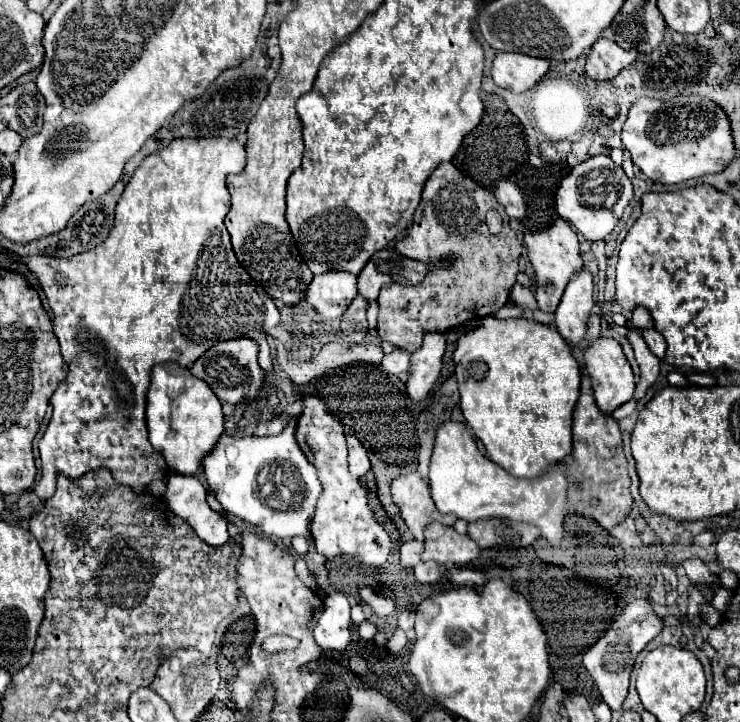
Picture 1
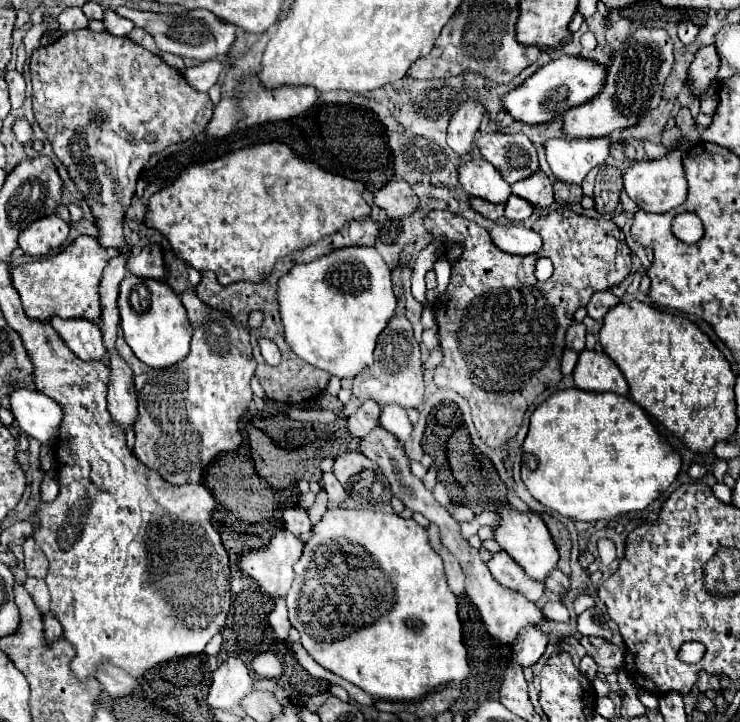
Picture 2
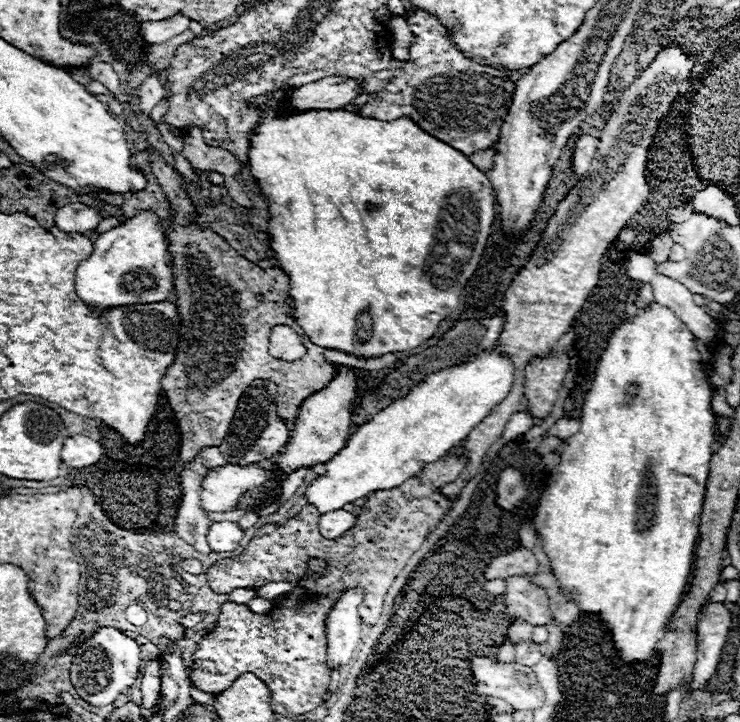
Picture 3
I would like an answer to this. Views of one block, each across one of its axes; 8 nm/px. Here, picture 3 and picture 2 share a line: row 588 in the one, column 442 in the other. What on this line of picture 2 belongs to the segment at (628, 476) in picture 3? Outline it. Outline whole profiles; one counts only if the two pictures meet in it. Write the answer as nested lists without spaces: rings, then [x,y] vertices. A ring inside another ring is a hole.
[[[328,508],[318,524],[312,528],[310,540],[306,540],[300,560],[294,564],[294,582],[286,594],[288,618],[290,624],[300,632],[300,642],[304,650],[326,670],[336,676],[356,684],[370,696],[380,696],[384,700],[416,700],[424,694],[432,692],[444,684],[458,684],[470,674],[470,666],[466,660],[466,646],[462,642],[462,624],[458,618],[458,600],[450,592],[444,580],[444,566],[440,556],[428,544],[428,532],[418,526],[412,518],[404,520],[392,512],[374,512],[374,510],[344,510],[344,508]]]

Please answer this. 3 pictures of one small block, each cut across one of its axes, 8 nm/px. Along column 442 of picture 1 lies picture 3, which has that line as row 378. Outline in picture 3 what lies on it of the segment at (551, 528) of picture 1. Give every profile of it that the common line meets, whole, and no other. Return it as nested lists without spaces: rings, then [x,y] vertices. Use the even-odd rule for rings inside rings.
[[[498,346],[492,352],[480,352],[470,360],[462,360],[452,368],[428,374],[426,380],[412,388],[412,392],[404,400],[390,404],[388,408],[378,412],[368,424],[360,426],[348,438],[348,444],[326,464],[326,474],[308,484],[306,500],[314,504],[320,514],[326,514],[342,508],[346,502],[368,496],[368,492],[396,488],[396,484],[406,482],[426,464],[440,460],[452,446],[460,444],[492,412],[492,408],[504,400],[504,396],[508,396],[514,378],[514,364],[510,362],[510,358],[498,354],[496,350]]]

